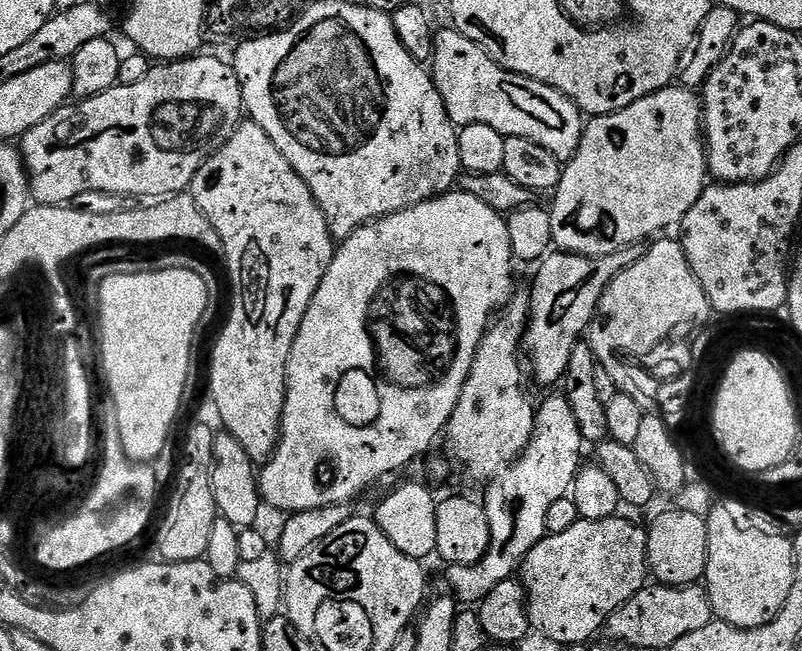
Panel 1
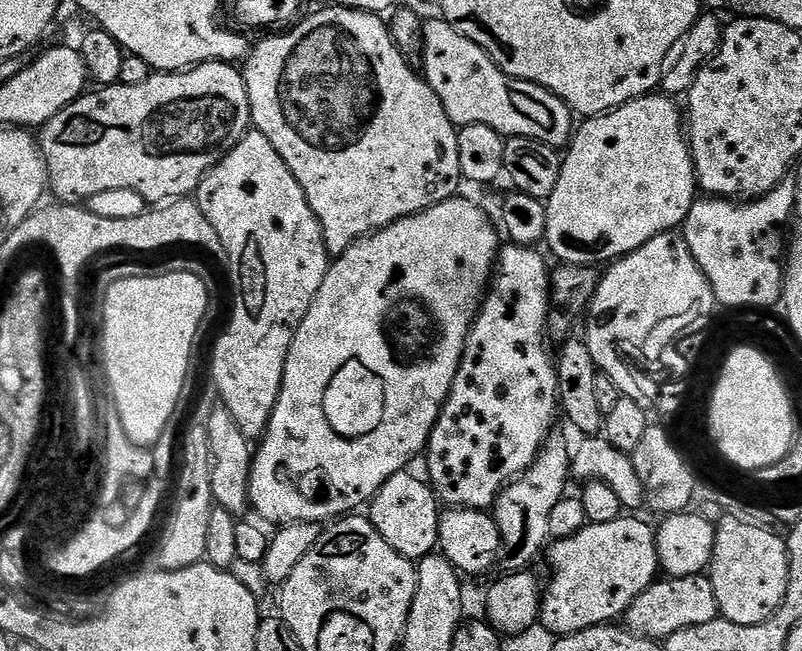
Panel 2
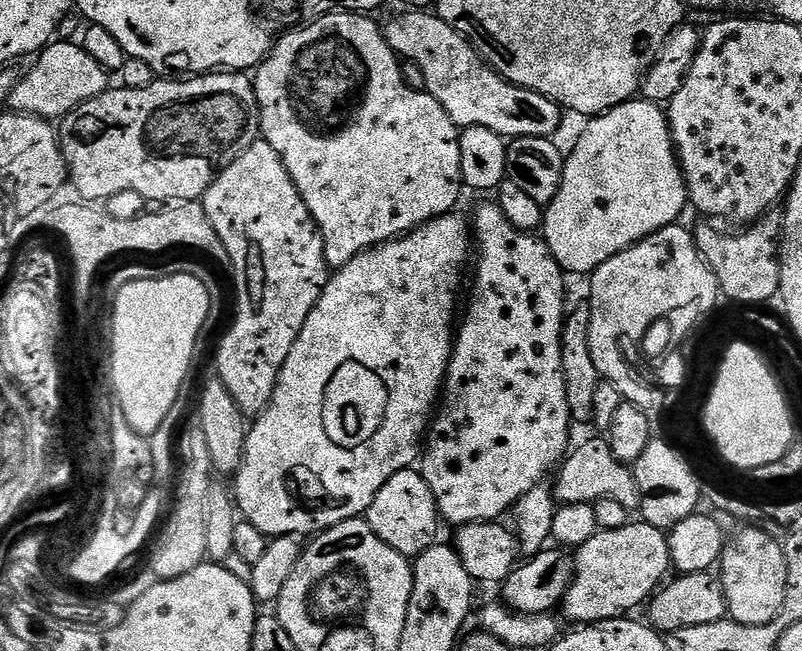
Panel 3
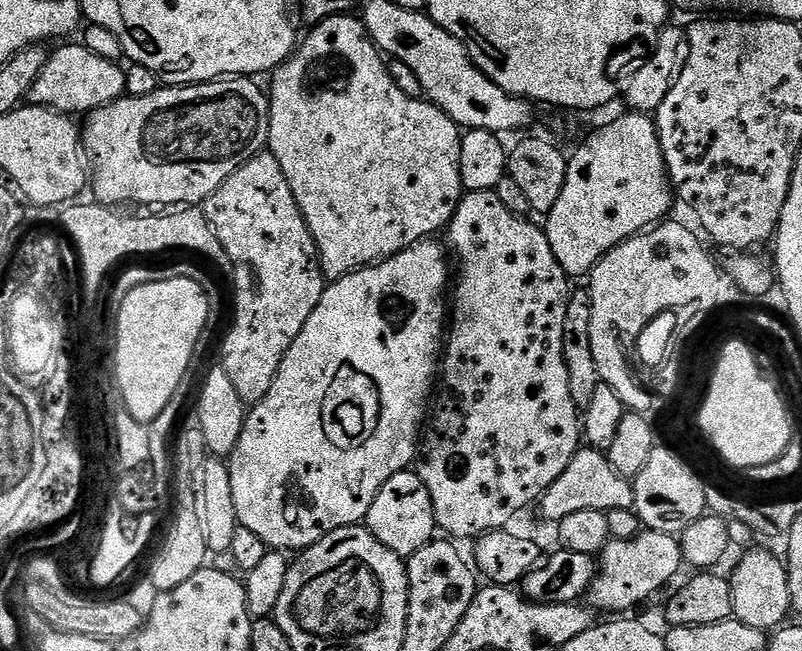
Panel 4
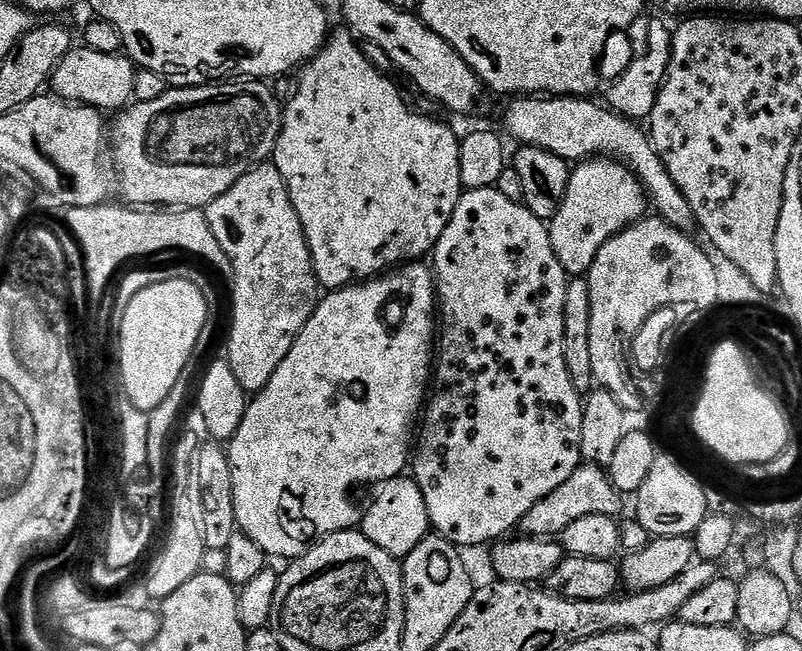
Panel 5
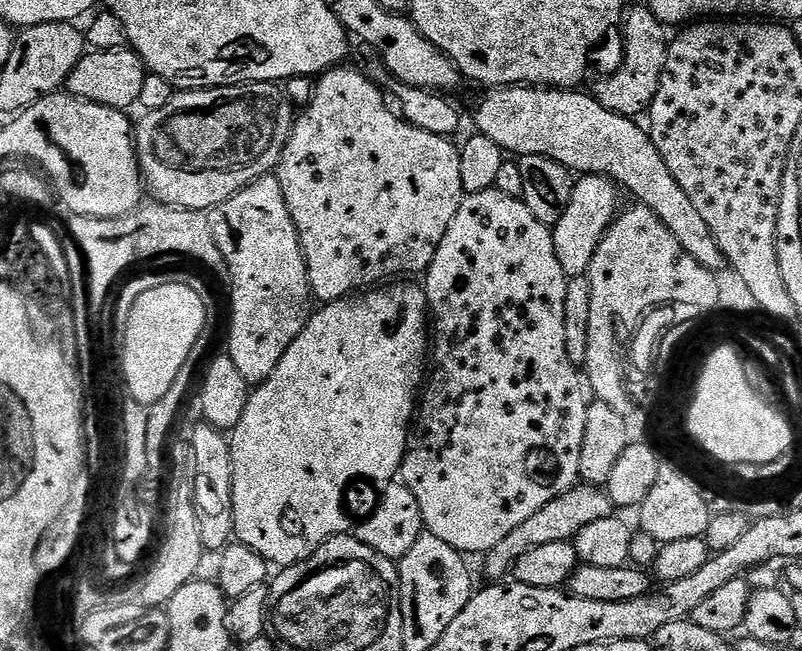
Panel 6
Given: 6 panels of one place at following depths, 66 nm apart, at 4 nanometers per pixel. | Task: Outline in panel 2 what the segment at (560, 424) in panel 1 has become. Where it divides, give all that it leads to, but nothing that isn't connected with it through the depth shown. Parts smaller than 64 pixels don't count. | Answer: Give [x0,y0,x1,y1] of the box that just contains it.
[494,434,571,572]

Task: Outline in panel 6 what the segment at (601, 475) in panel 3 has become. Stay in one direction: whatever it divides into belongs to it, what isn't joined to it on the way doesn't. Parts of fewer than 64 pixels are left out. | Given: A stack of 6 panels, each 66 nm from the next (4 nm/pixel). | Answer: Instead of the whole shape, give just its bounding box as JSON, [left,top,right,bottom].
[483,482,614,582]

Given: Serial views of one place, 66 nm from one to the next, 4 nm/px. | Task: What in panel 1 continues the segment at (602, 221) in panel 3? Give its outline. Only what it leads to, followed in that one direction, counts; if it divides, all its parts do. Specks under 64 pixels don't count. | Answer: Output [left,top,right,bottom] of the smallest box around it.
[550,86,710,256]

